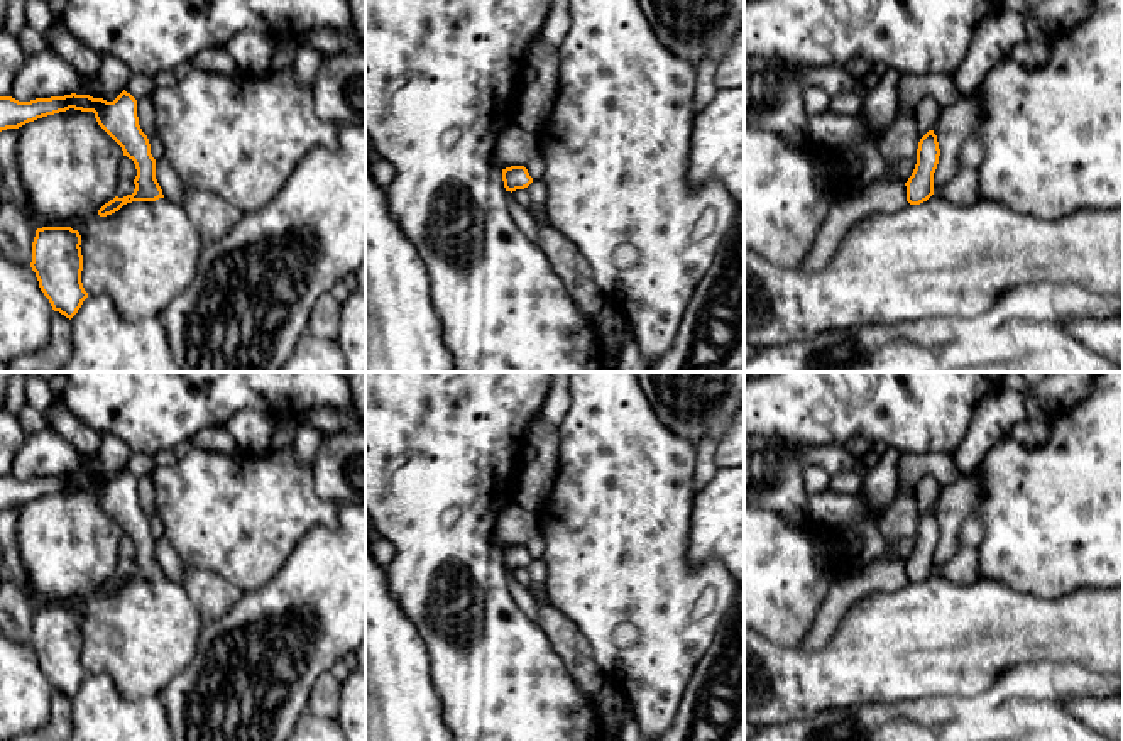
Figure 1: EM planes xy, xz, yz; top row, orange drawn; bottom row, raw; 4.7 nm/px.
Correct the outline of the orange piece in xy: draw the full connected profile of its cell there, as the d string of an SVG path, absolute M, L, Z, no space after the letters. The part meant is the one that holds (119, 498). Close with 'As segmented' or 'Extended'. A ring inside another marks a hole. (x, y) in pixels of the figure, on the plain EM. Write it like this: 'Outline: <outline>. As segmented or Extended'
Outline: M125 469L113 480L76 472L30 480L0 475L0 511L19 508L29 501L69 487L93 491L98 504L122 526L123 535L132 538L137 548L134 572L123 577L115 575L105 582L98 589L100 596L112 594L132 580L156 580L164 577L156 558L156 538L151 533L149 518L139 504L137 479Z. As segmented

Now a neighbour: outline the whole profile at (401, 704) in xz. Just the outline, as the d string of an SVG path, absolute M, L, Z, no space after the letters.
M365 521L365 741L453 741L431 680L431 661L418 628L394 599L386 567L369 548Z

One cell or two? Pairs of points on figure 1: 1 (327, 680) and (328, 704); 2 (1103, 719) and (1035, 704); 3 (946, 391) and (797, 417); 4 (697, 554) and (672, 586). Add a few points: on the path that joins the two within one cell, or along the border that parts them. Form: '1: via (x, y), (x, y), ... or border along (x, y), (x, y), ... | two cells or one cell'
1: via (327, 686), (327, 699) | one cell
2: border along (1105, 696), (1073, 697), (1064, 708) | two cells
3: via (909, 401), (900, 395), (832, 395) | one cell
4: border along (690, 521), (689, 560), (716, 559), (726, 569) | two cells

